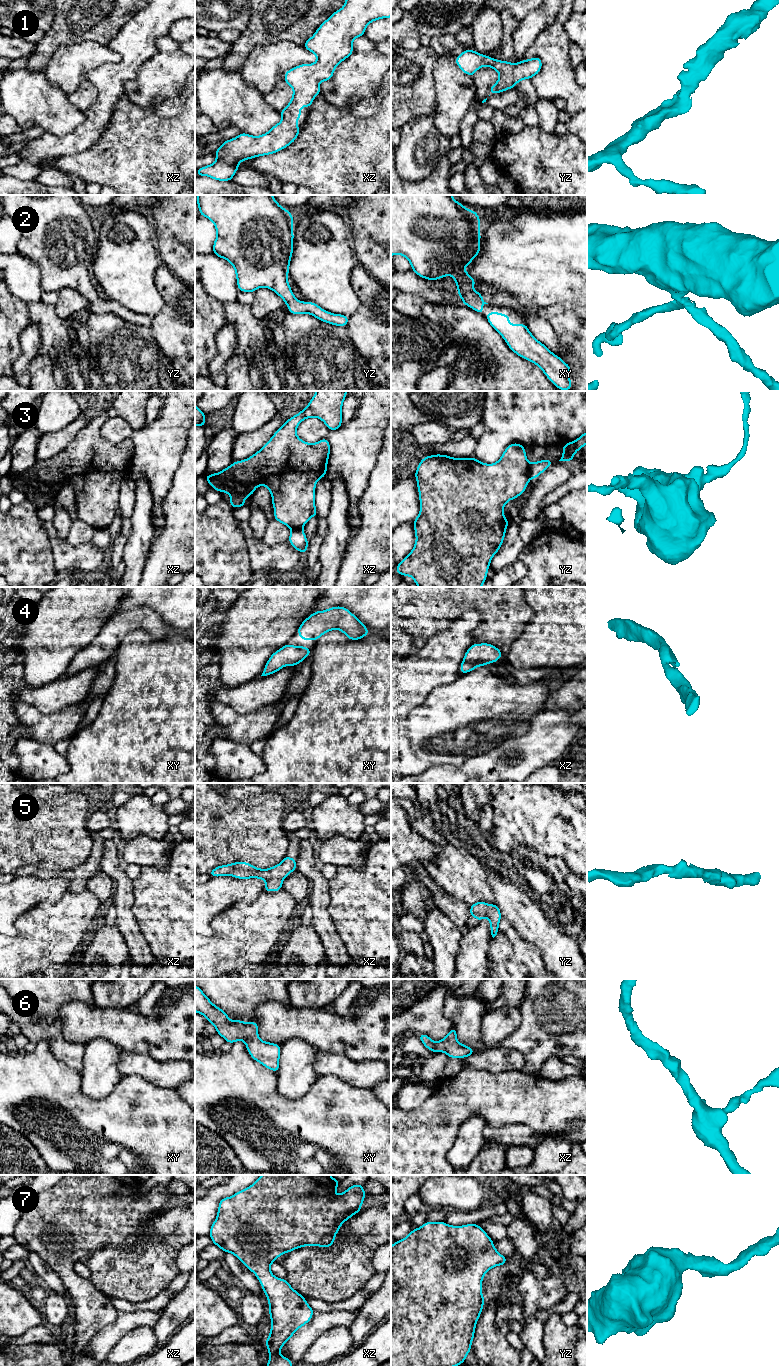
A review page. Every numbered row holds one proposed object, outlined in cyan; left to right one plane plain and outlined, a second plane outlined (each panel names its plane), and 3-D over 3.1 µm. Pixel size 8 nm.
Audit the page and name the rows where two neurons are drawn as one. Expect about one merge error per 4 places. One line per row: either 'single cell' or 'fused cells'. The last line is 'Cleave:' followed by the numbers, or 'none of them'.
1: single cell
2: single cell
3: fused cells
4: single cell
5: single cell
6: single cell
7: single cell
Cleave: 3

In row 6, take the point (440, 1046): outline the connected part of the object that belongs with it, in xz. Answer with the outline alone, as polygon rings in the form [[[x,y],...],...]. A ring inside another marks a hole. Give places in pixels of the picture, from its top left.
[[[453,1027],[445,1038],[437,1042],[426,1034],[419,1034],[418,1037],[431,1052],[445,1052],[449,1058],[466,1058],[476,1053],[469,1046],[459,1043],[456,1034],[456,1028]]]

